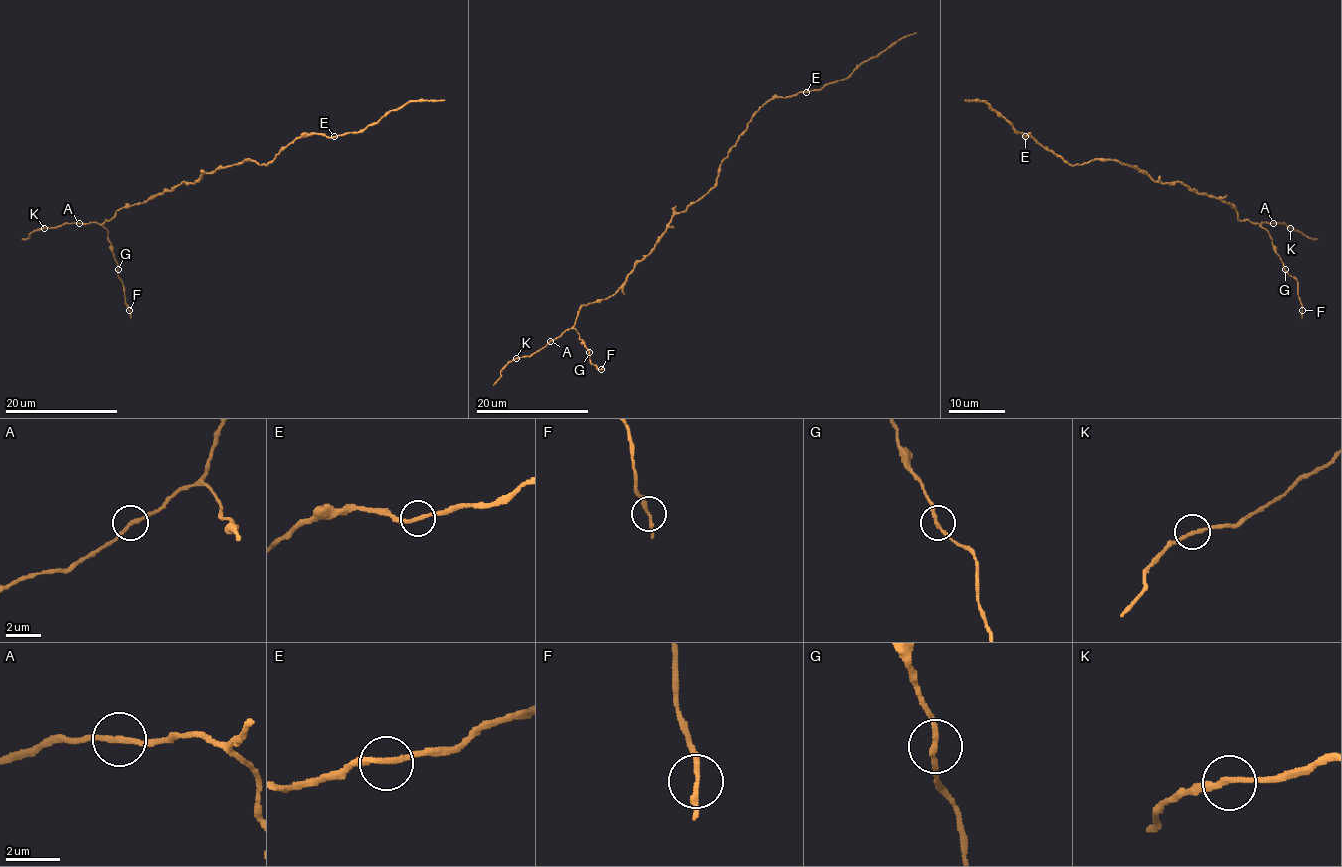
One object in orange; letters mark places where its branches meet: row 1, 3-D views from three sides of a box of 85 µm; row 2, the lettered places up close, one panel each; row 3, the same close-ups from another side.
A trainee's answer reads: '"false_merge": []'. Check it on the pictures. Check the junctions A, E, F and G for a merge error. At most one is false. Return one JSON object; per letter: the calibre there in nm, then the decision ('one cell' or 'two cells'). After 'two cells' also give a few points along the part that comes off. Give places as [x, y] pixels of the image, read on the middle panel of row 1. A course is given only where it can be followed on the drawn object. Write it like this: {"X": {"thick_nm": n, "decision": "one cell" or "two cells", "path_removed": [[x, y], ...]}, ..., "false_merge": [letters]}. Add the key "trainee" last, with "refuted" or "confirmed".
{"A": {"thick_nm": 200, "decision": "two cells", "path_removed": [[550, 341], [530, 355], [512, 359], [493, 385]]}, "E": {"thick_nm": 200, "decision": "one cell"}, "F": {"thick_nm": 200, "decision": "one cell"}, "G": {"thick_nm": 190, "decision": "one cell"}, "false_merge": ["A"], "trainee": "refuted"}

